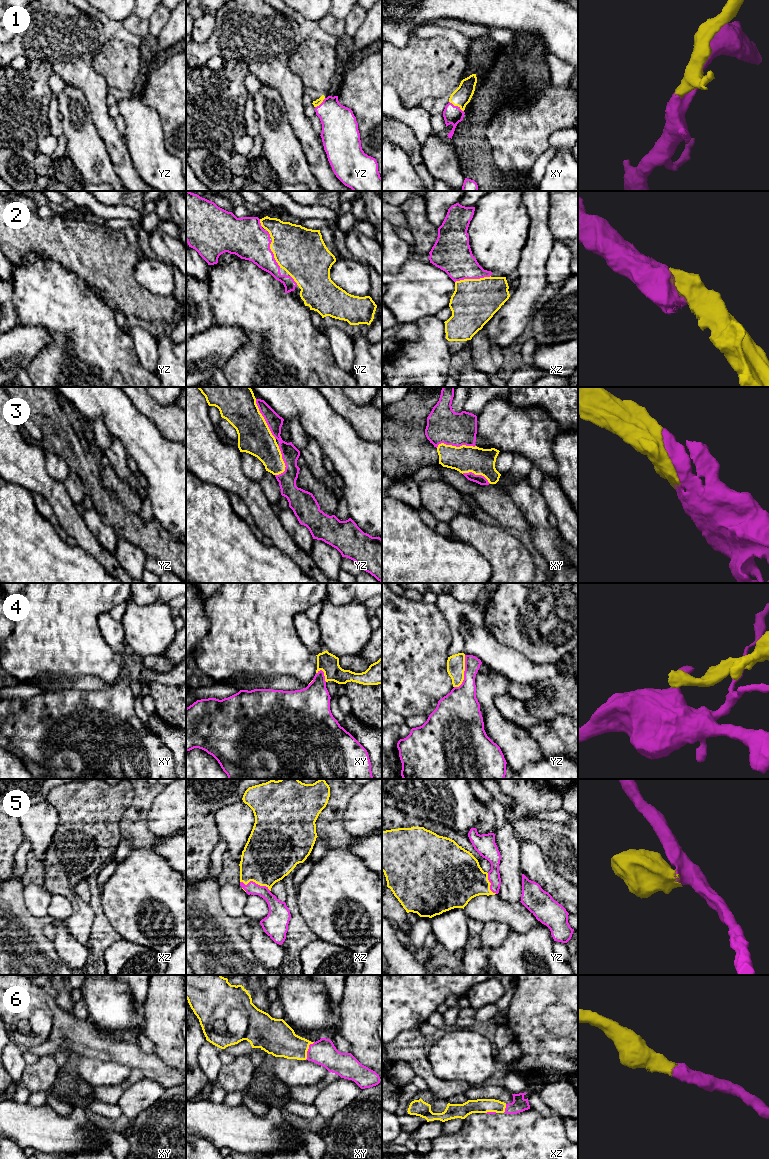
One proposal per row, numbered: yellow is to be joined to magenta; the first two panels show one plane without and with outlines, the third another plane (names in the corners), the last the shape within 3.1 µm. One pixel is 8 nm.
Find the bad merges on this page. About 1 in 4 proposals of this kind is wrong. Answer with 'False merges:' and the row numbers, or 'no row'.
False merges: 4

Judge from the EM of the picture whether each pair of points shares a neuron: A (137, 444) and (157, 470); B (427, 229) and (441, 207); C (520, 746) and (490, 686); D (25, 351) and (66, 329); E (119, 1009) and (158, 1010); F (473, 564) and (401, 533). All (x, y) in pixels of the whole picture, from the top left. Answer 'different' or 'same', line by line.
A: same
B: different
C: same
D: different
E: different
F: same

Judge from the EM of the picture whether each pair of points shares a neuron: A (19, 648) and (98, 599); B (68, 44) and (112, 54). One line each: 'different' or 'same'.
A: same
B: different

